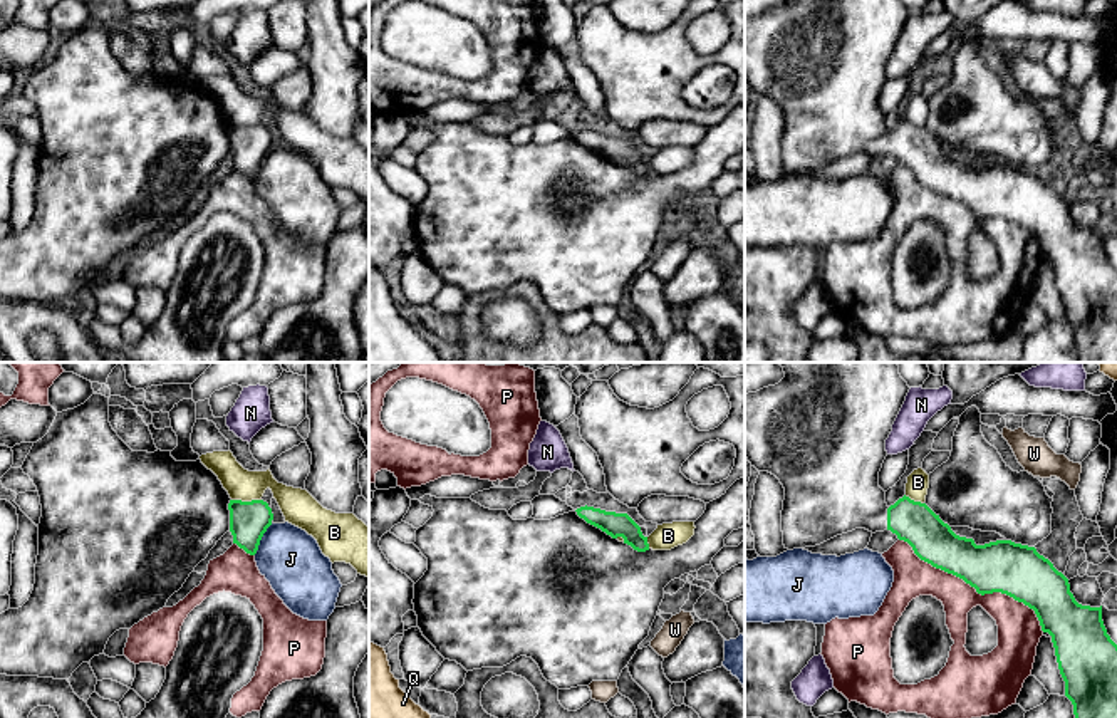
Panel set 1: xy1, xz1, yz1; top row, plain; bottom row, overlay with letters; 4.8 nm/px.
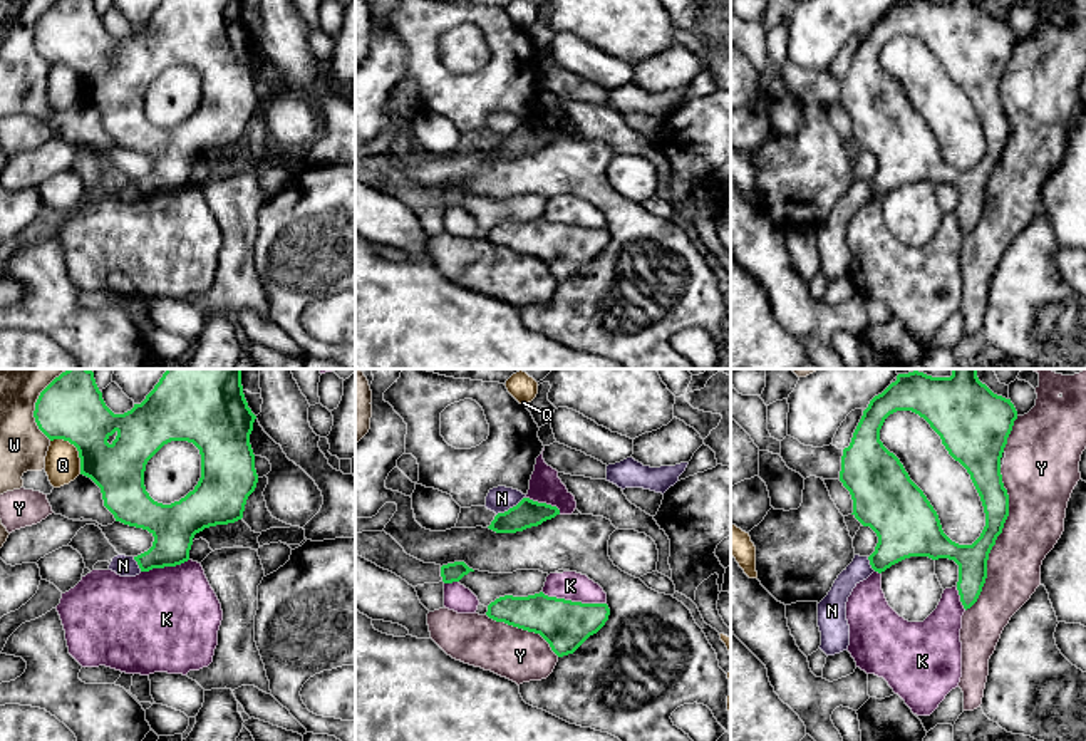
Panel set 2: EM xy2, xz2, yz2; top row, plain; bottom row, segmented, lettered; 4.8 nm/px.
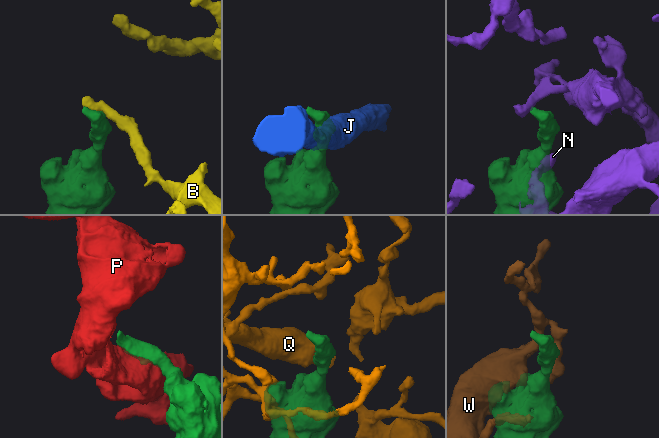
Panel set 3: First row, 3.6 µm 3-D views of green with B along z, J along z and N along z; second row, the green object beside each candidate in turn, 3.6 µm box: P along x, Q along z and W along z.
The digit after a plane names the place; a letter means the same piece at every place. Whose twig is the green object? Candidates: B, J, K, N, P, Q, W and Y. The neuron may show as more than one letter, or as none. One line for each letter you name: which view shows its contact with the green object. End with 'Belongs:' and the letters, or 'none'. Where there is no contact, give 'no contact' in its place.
Belongs: none

